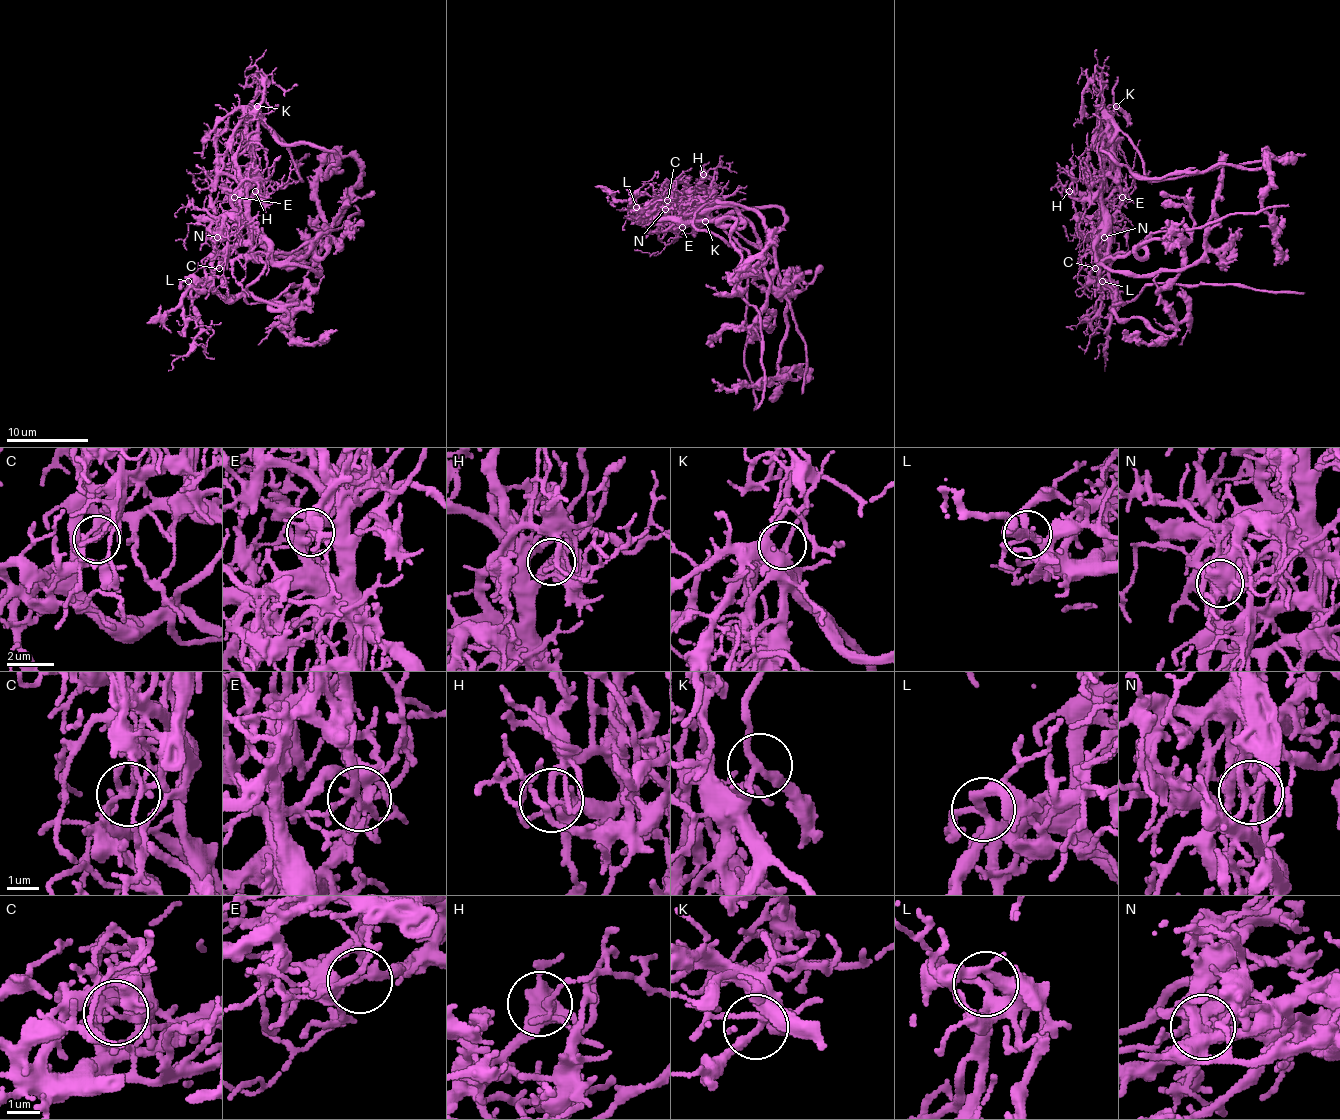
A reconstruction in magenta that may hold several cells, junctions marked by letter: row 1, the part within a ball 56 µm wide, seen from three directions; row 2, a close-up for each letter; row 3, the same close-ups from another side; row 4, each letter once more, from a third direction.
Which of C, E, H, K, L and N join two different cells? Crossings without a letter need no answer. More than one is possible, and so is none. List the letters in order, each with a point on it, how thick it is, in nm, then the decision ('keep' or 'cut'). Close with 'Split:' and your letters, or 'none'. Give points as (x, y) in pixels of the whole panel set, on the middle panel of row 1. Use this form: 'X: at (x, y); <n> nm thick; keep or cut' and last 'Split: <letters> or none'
C: at (667, 200); 140 nm thick; cut
E: at (682, 227); 170 nm thick; cut
H: at (703, 174); 150 nm thick; keep
K: at (705, 221); 180 nm thick; keep
L: at (636, 207); 240 nm thick; keep
N: at (665, 209); 200 nm thick; cut
Split: C, E, N

